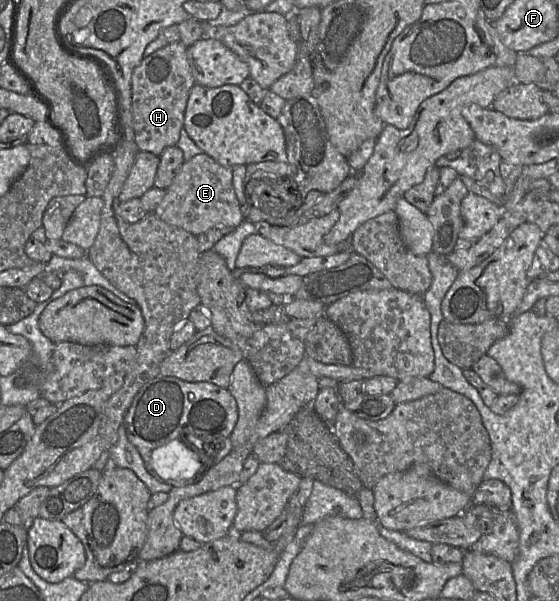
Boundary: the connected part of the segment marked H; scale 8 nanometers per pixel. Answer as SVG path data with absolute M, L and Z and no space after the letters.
M181 42L170 43L151 55L144 57L132 74L132 117L135 143L140 152L160 156L165 148L176 146L184 124L184 114L194 78L187 59L187 47Z

